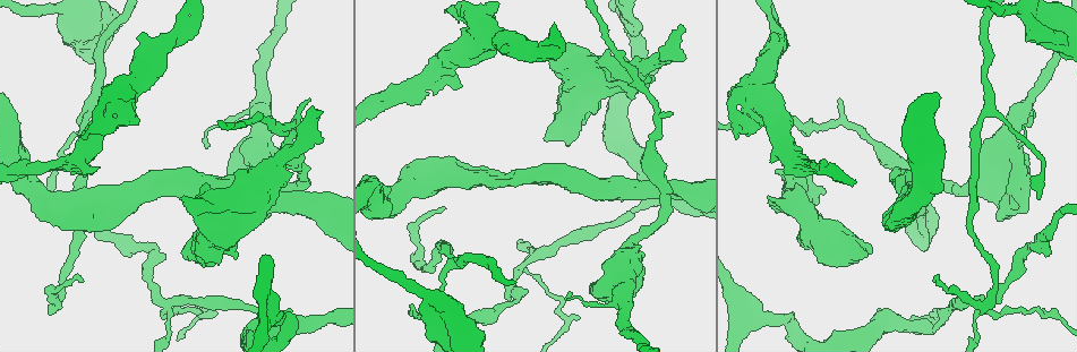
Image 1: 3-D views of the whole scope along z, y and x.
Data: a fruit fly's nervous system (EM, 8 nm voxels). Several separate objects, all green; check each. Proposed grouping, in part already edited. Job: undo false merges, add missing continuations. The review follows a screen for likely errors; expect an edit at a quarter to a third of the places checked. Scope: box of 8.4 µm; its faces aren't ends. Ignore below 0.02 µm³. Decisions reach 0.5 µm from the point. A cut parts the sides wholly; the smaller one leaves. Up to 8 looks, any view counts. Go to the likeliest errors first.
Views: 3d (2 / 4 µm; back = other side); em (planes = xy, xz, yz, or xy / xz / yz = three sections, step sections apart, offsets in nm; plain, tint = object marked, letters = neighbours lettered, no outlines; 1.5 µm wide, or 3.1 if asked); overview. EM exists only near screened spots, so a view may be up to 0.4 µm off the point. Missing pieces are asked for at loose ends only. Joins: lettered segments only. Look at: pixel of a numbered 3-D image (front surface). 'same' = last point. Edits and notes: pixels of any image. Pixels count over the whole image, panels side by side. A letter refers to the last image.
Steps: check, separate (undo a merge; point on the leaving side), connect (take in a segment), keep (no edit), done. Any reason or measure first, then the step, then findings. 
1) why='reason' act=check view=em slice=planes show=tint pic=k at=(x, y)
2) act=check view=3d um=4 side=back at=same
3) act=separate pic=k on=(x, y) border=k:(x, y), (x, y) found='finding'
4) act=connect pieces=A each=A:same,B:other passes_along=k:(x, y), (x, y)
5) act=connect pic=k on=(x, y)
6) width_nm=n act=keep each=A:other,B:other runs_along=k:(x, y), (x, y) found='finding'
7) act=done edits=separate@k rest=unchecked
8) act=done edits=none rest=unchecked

why='four-way junction' act=check view=3d um=4 pic=1 at=(172, 302)

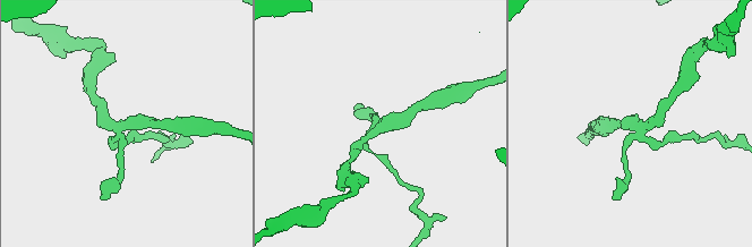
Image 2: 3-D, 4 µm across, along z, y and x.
arms=4 why='now the EM' act=check view=em slice=yz step=8 show=tint pic=2 at=(636, 126)

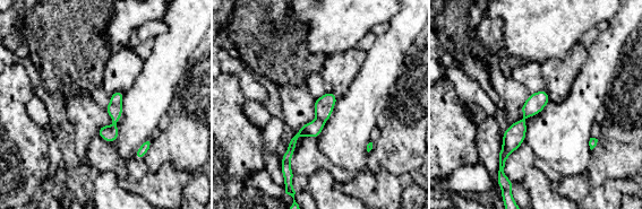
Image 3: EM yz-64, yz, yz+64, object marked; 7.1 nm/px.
why='see the neighbours' act=check view=em slice=yz step=8 show=letters at=same

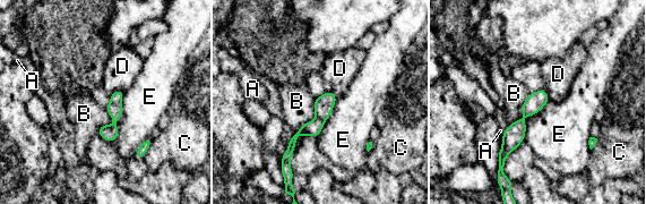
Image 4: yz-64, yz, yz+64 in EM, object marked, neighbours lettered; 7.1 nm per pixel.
width_nm=140 act=separate pic=4 on=(313, 128) each=A:other,B:other,C:other,D:other,E:other border=4:(317, 117), (324, 121) found='two cells meet here'

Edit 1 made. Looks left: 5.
why='thin end' act=check view=3d um=2 pic=1 at=(207, 148)

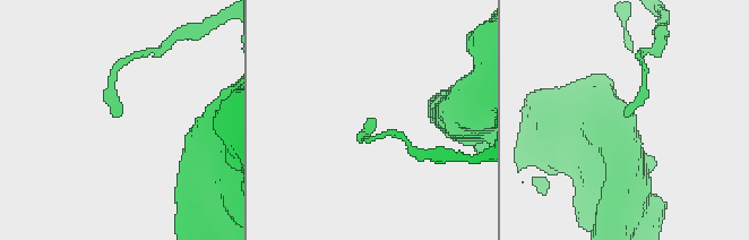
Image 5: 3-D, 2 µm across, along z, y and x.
act=check view=em slice=planes show=letters pic=5 at=(119, 114)

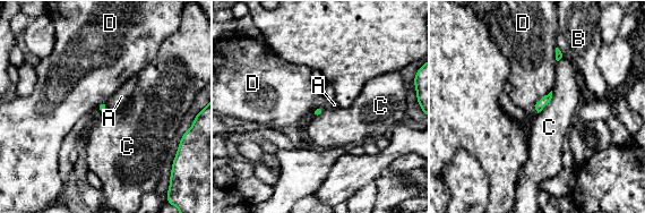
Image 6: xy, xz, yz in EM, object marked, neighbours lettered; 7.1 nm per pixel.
width_nm=70 act=keep each=A:other,B:other,C:other,D:other border=6:(552, 91), (552, 98), (538, 113) found='no lettered segment goes on from it'

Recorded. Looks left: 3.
why='branch stops here' act=check view=3d um=2 pic=1 at=(866, 256)

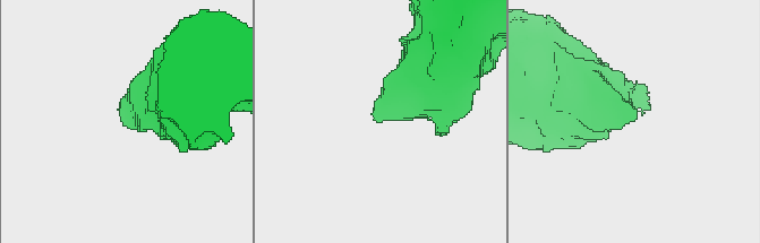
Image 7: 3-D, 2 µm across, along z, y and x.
act=check view=em slice=yz step=8 show=tint pic=7 at=(122, 122)

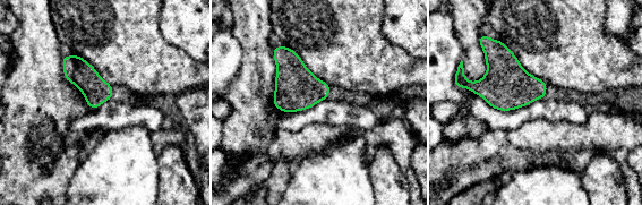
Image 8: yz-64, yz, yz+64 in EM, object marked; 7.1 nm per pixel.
why='cut it another way' act=check view=em slice=planes show=letters at=same

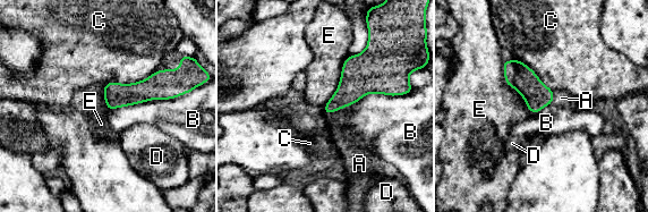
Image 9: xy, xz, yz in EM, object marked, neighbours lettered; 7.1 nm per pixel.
act=connect pieces=A each=A:same,B:other,C:other,D:other,E:other found='the cell continues'

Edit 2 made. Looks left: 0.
act=done edits=separate@4,connect@9 rest=unchecked

